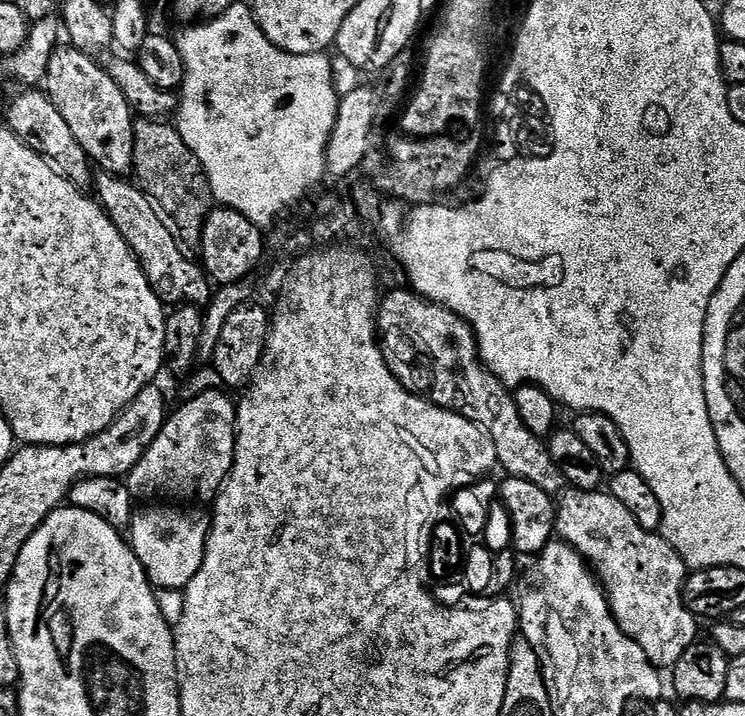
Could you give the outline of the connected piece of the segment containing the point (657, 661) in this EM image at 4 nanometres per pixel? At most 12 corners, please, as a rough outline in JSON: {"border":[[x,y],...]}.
{"border":[[604,490],[565,491],[559,539],[656,669],[697,643],[688,565]]}

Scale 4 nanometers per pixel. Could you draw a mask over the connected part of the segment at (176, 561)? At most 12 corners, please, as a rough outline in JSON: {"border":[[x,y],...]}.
{"border":[[140,507],[132,553],[157,589],[187,588],[204,561],[209,513]]}

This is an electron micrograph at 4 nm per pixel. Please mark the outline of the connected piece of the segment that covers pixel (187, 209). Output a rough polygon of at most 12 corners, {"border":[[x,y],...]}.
{"border":[[144,118],[135,183],[185,249],[201,247],[210,178],[179,127]]}

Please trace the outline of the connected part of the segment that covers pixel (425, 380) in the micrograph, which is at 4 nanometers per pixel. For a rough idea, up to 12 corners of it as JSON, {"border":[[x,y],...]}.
{"border":[[404,288],[376,310],[396,381],[490,434],[553,494],[562,470],[481,360],[472,327]]}

